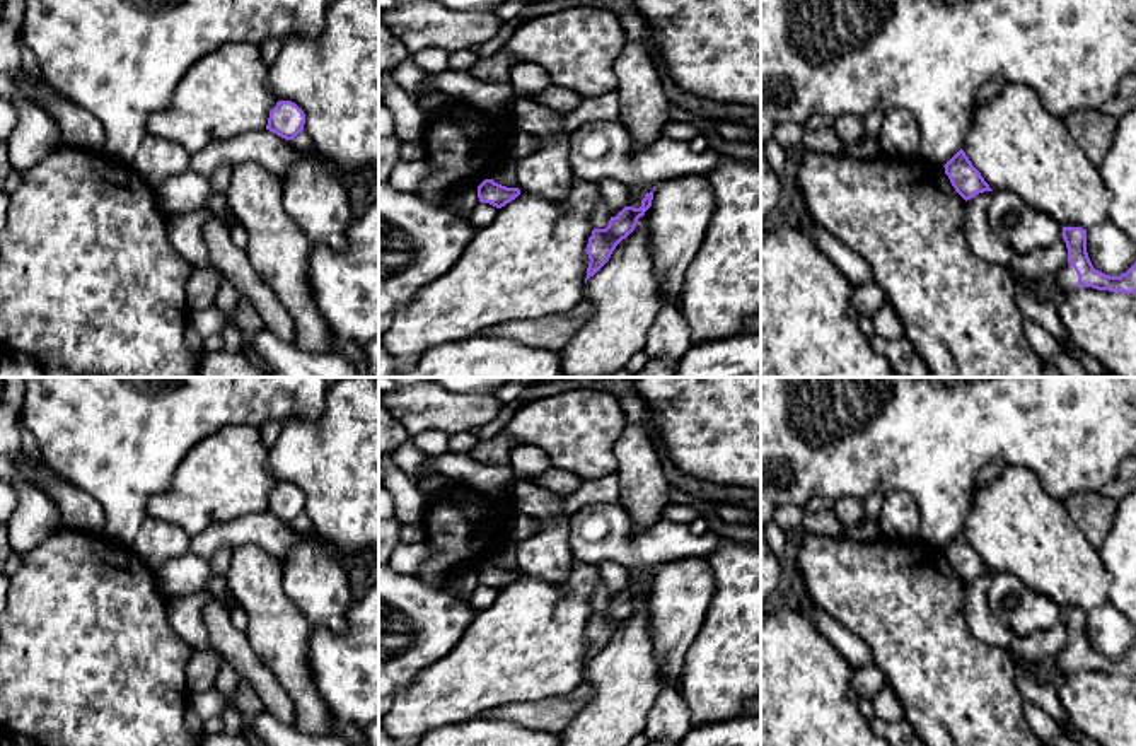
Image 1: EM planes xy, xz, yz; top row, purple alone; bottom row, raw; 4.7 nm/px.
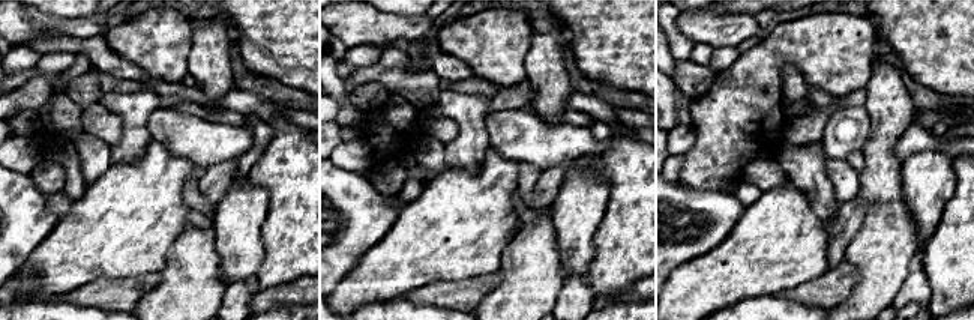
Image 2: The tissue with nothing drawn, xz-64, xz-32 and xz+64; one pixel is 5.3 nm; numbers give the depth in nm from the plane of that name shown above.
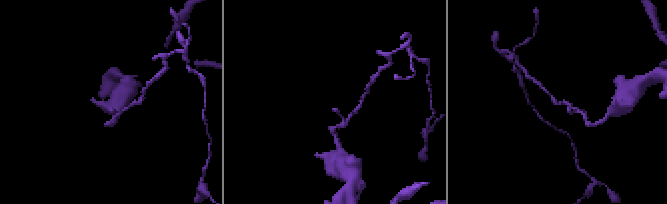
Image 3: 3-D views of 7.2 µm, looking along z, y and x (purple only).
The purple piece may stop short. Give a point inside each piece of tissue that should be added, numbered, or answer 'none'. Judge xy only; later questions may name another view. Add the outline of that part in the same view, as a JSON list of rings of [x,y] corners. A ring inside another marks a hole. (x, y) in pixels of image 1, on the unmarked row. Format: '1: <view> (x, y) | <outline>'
none

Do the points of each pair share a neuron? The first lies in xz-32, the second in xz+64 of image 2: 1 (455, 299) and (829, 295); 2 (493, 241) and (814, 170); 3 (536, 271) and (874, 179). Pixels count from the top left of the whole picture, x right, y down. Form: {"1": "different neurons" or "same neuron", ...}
{"1": "same neuron", "2": "different neurons", "3": "same neuron"}

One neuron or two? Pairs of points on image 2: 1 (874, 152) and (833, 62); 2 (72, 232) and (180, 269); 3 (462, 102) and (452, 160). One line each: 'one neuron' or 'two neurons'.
1: two neurons
2: two neurons
3: one neuron

